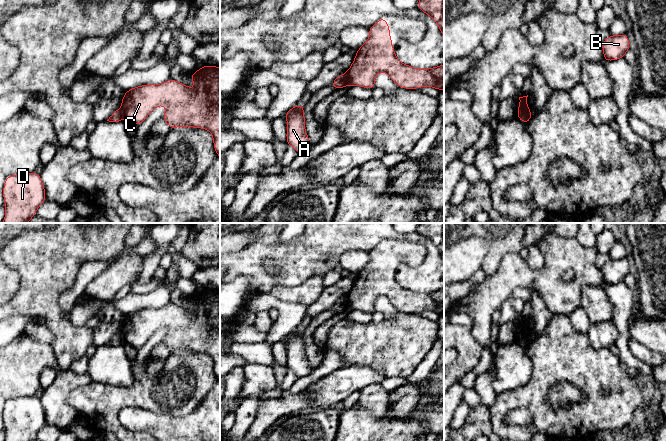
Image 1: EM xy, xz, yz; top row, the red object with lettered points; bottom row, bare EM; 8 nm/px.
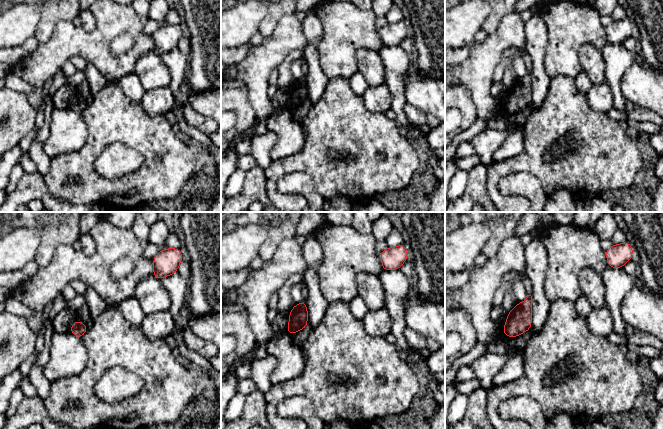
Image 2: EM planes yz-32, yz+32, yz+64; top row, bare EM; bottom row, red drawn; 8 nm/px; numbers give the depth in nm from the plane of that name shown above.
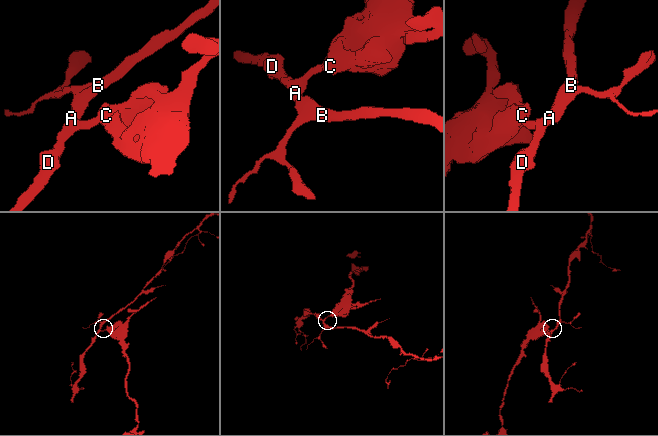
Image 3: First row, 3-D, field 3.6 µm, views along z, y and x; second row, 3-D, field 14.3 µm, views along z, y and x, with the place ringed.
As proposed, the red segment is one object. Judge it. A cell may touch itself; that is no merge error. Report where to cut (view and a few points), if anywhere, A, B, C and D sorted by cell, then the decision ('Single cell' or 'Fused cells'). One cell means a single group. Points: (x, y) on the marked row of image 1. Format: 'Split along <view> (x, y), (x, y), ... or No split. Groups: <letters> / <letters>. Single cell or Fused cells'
Split along yz (528, 109), (521, 110), (517, 114). Groups: A B D / C. Fused cells

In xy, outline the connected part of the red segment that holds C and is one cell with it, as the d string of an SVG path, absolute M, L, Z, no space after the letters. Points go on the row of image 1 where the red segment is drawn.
M203 65L201 69L190 73L190 77L194 83L193 93L189 86L171 78L162 84L146 84L125 91L121 104L124 119L140 125L156 107L165 105L167 108L162 118L170 130L192 127L210 131L215 152L220 158L220 67Z

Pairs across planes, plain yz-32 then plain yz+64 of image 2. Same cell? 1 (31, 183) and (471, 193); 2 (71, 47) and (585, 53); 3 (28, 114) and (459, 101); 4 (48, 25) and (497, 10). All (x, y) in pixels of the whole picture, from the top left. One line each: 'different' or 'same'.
1: same
2: different
3: same
4: same

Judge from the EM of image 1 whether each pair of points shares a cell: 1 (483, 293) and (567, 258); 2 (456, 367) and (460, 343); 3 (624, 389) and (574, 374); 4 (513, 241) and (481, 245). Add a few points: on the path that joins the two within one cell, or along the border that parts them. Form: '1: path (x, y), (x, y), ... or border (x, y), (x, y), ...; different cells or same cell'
1: path (504, 281), (508, 277), (546, 277); same cell
2: path (461, 361), (461, 349); same cell
3: path (612, 389), (597, 374), (586, 374); same cell
4: border (472, 234), (489, 244), (481, 266); different cells

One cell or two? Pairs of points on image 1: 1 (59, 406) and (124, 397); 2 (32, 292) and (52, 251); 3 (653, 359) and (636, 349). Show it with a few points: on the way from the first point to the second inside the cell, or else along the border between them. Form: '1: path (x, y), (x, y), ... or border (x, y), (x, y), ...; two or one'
1: border (84, 386), (68, 397), (78, 414); two
2: path (41, 282), (47, 268), (47, 261); one
3: path (649, 357), (640, 352); one

